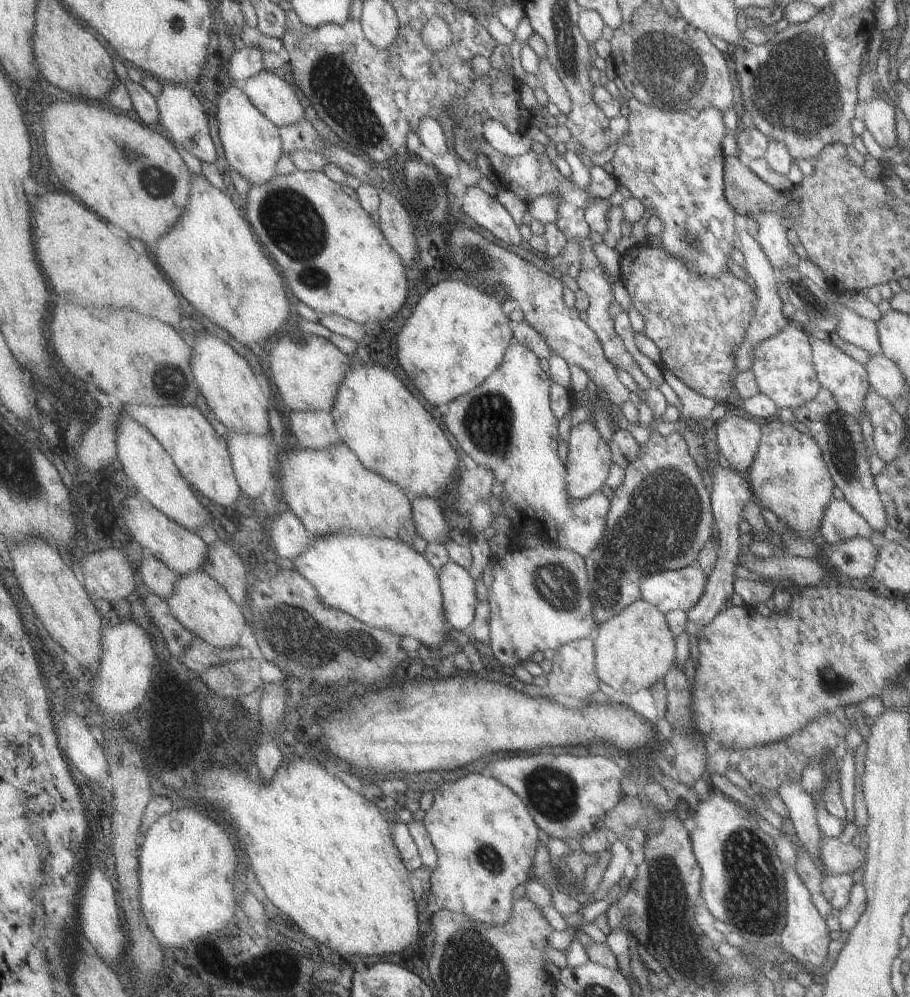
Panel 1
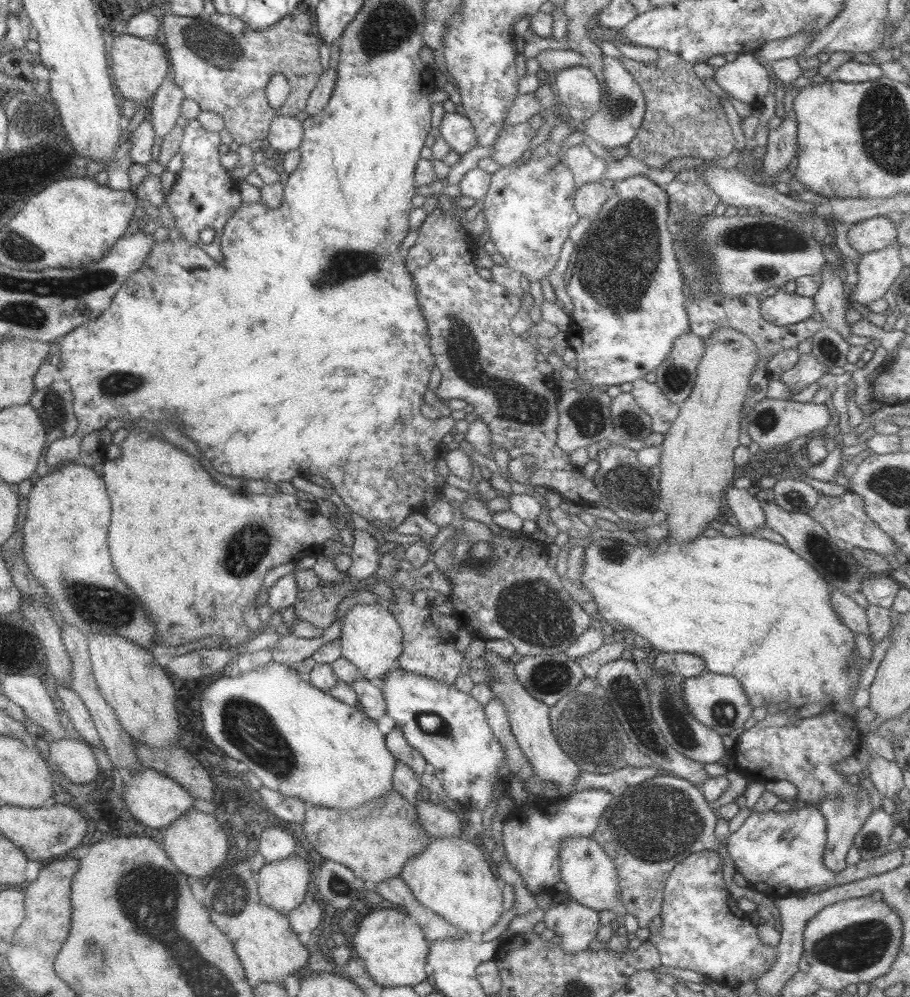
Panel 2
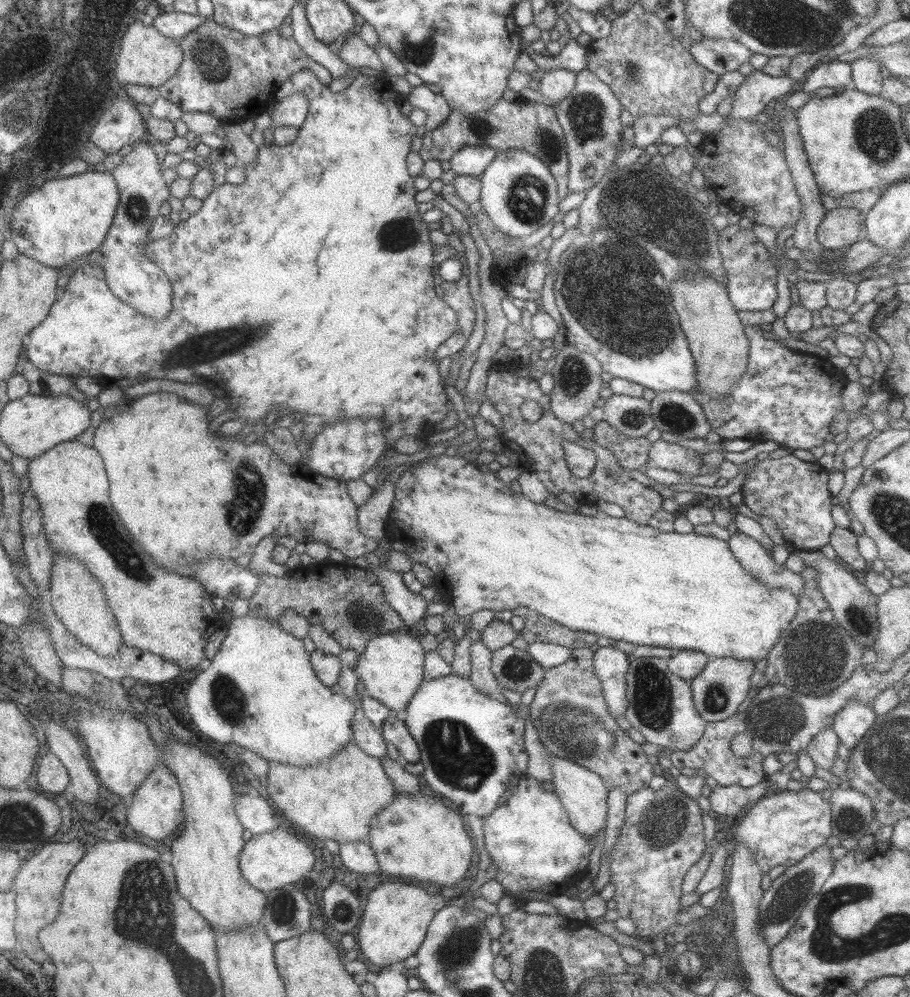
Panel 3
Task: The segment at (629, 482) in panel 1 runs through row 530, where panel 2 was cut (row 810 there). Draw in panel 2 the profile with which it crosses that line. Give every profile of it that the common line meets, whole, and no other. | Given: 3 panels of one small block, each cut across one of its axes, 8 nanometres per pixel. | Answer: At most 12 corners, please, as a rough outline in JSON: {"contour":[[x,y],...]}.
{"contour":[[660,773],[629,786],[591,837],[627,915],[661,914],[669,872],[717,851],[714,807]]}

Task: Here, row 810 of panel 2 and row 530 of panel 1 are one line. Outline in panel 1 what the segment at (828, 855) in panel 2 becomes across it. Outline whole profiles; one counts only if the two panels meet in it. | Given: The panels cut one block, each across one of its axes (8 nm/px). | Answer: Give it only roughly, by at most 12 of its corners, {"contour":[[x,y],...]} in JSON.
{"contour":[[832,499],[822,542],[871,539],[873,530],[846,499]]}

